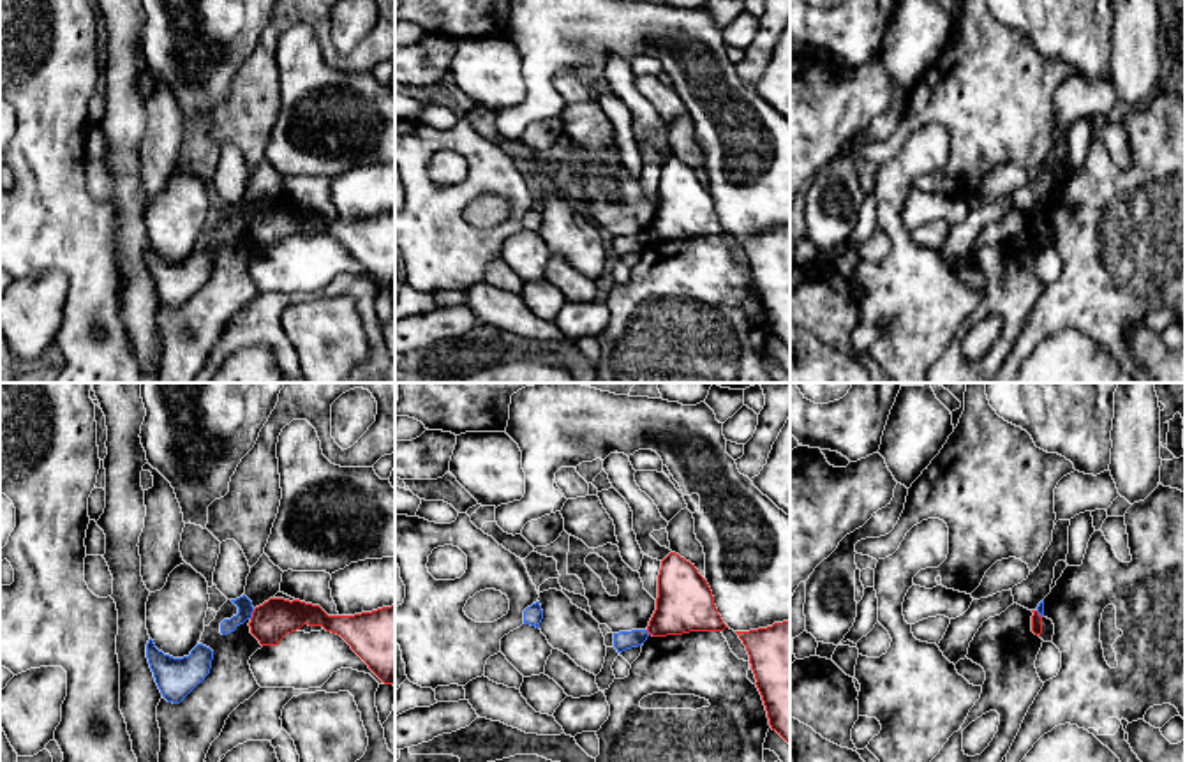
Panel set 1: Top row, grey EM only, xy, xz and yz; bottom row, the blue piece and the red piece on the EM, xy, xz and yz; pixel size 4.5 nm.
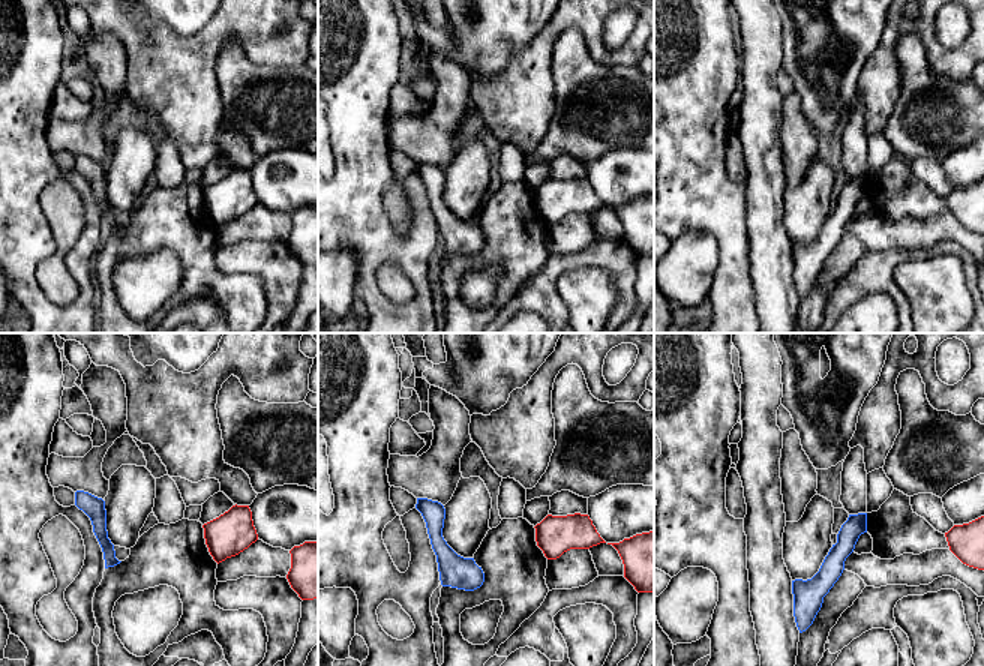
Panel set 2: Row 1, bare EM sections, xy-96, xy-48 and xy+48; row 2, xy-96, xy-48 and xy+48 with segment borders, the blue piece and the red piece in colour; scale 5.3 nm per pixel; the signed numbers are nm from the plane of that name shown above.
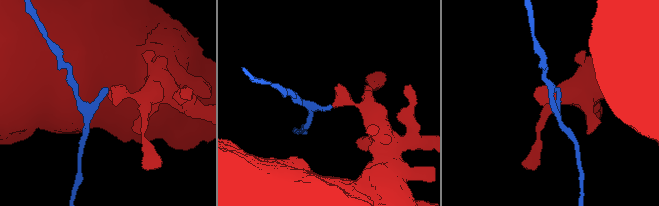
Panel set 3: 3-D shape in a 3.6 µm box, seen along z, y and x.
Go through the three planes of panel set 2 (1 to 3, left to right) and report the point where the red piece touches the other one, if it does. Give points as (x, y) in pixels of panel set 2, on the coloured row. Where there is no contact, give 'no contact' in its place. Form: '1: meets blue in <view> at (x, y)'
1: no contact
2: no contact
3: no contact

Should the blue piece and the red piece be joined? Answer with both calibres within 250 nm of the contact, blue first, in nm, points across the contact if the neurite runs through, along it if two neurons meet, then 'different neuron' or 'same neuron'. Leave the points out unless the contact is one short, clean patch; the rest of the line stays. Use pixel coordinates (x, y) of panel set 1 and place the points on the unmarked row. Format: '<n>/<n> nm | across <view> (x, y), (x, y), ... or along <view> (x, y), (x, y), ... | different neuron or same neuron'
70/180 nm | along xy (254, 214), (249, 223) | different neuron

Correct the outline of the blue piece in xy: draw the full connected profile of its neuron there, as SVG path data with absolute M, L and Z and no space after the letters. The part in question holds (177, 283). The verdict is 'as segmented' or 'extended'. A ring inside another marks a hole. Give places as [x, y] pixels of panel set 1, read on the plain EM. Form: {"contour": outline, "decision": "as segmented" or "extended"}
{"contour": "M150 243L146 263L162 302L180 309L210 279L213 256L198 249L189 261L173 263L159 256Z", "decision": "as segmented"}

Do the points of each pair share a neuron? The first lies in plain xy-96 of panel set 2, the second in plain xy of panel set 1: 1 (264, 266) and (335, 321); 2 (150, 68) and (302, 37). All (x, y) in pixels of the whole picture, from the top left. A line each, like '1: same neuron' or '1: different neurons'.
1: different neurons
2: different neurons

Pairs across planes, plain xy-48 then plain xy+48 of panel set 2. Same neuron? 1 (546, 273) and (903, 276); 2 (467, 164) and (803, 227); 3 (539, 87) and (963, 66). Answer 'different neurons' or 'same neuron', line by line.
1: different neurons
2: same neuron
3: same neuron

